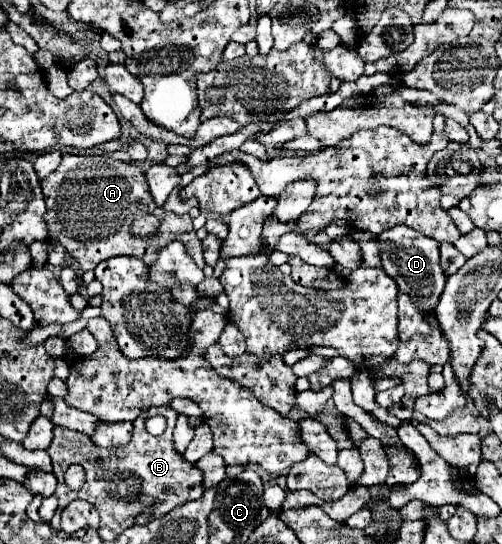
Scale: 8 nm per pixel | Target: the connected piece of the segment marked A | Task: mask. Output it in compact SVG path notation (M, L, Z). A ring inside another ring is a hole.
M63 155L59 169L51 173L47 181L41 181L41 187L47 203L45 221L49 239L59 239L59 243L75 257L75 261L85 271L95 269L101 261L119 255L131 255L145 261L145 265L155 265L159 249L163 249L171 241L181 241L197 267L205 267L201 241L195 235L191 217L167 217L173 213L167 213L163 207L155 205L145 173L137 165L113 161L105 155ZM139 209L147 209L163 219L159 237L151 237L151 241L139 241L131 237L131 217Z

